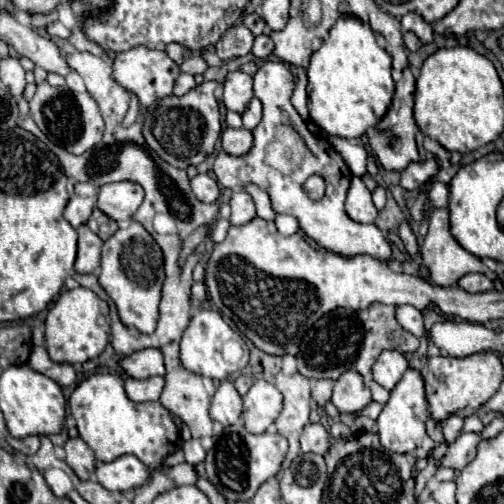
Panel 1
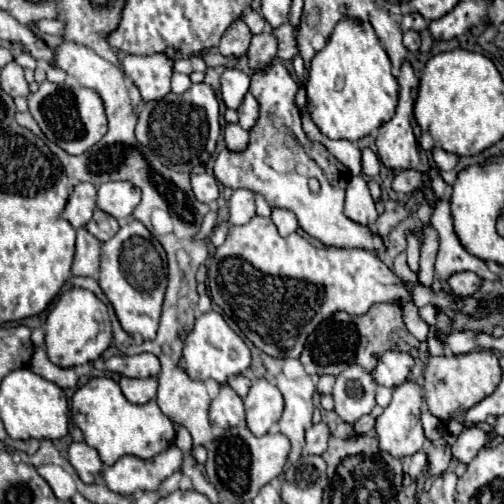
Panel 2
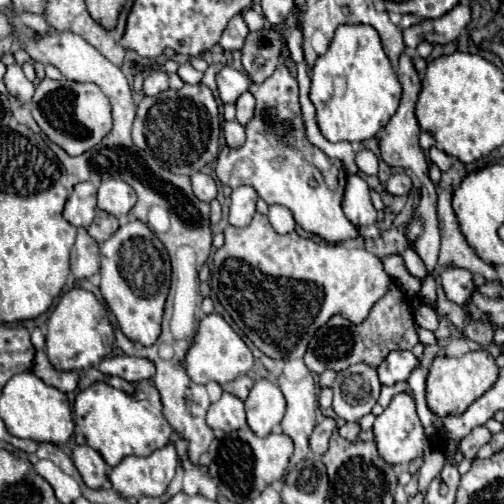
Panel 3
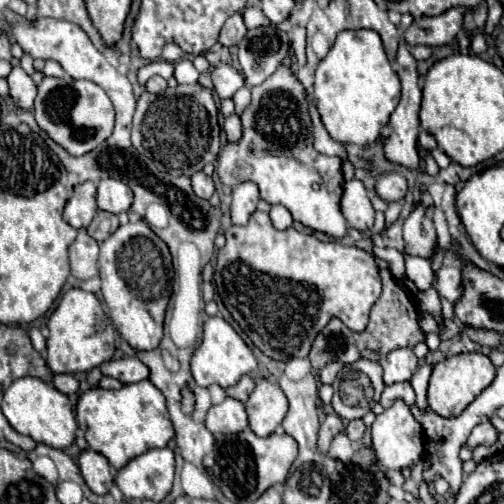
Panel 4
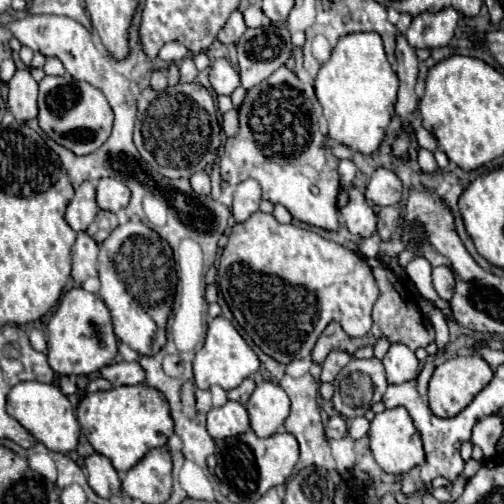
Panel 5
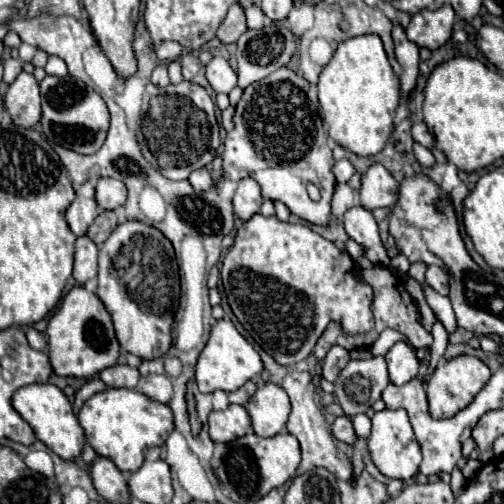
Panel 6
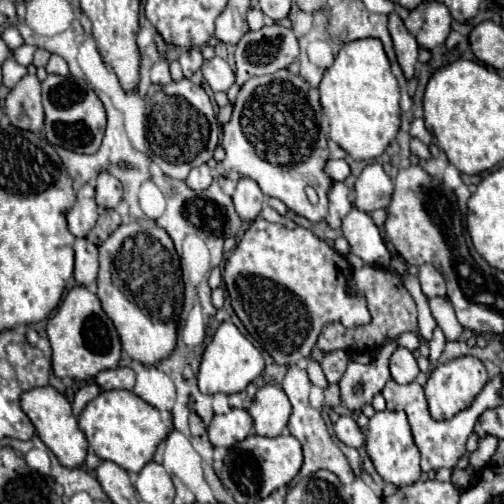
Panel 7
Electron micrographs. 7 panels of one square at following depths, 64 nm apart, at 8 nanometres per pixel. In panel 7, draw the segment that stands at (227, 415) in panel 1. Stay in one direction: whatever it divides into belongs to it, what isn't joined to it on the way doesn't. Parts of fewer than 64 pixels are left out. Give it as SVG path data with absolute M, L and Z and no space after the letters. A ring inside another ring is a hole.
M232 408L228 414L212 418L208 426L210 442L220 448L232 448L232 444L238 444L252 434L252 424L252 416L246 410Z

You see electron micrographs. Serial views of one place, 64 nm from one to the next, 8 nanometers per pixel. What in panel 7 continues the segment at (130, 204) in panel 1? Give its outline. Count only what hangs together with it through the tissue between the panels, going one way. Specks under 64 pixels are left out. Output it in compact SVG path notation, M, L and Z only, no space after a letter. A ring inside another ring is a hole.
M108 172L98 174L96 184L96 204L100 208L116 208L122 200L122 184Z

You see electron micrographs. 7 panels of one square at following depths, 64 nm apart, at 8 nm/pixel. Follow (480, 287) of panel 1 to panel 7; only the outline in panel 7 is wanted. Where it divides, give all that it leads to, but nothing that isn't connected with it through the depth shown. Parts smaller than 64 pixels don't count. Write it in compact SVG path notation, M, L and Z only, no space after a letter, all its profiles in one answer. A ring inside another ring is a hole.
M422 264L422 266L418 268L418 280L420 280L422 292L424 292L426 298L446 296L444 278L440 276L440 272L438 272L432 264Z

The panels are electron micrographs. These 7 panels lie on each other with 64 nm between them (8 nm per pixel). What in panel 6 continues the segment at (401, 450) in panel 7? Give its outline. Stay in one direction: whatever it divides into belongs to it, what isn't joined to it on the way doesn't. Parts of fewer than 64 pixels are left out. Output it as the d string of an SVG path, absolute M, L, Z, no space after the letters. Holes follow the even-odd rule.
M382 410L380 414L374 414L372 418L372 434L368 436L368 452L372 456L372 462L386 478L396 480L408 480L418 474L418 466L422 462L420 444L412 432L408 414L404 410Z

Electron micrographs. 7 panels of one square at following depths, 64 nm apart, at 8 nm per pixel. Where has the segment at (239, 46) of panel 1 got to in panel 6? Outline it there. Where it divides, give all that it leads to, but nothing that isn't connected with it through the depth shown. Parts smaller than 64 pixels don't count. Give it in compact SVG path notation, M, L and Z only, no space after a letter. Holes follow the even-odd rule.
M236 2L236 4L232 4L232 8L228 10L226 18L222 20L222 24L220 24L216 36L218 36L224 44L232 44L232 42L236 42L246 30L248 30L248 26L246 26L244 10L242 10L240 2Z

